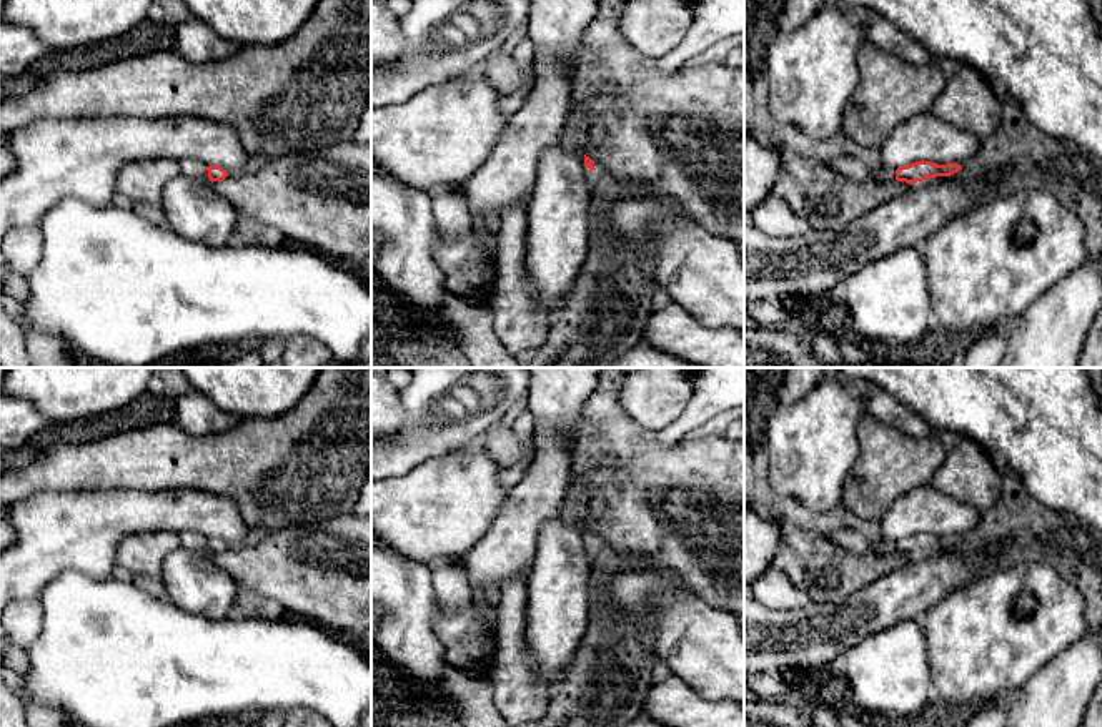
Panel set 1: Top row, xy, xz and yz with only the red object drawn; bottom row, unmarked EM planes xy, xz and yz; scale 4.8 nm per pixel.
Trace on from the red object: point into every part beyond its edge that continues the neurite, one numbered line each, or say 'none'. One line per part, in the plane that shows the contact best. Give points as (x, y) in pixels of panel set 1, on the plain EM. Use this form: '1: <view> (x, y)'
none

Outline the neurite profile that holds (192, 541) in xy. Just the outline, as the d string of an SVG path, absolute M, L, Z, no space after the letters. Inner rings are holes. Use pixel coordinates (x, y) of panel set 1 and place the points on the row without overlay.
M181 532L178 536L180 536L181 547L195 552L210 554L206 537L196 532Z

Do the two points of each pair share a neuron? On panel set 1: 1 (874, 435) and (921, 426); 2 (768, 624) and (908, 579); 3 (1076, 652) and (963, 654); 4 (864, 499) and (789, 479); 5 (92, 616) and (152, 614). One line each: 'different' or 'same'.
1: different
2: same
3: different
4: different
5: same

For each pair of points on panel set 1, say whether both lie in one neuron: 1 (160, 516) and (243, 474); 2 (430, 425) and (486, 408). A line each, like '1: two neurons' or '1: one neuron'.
1: two neurons
2: one neuron

